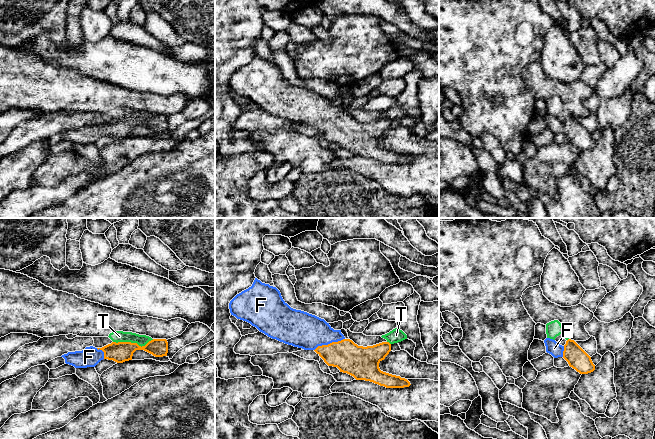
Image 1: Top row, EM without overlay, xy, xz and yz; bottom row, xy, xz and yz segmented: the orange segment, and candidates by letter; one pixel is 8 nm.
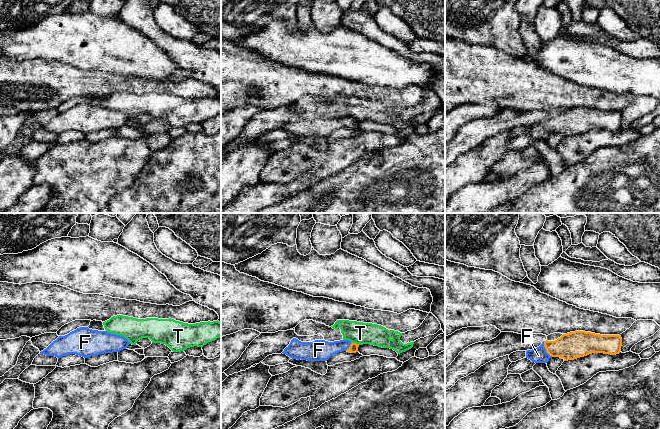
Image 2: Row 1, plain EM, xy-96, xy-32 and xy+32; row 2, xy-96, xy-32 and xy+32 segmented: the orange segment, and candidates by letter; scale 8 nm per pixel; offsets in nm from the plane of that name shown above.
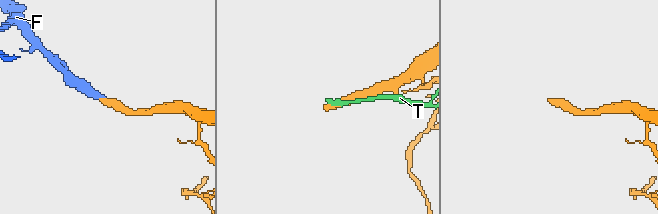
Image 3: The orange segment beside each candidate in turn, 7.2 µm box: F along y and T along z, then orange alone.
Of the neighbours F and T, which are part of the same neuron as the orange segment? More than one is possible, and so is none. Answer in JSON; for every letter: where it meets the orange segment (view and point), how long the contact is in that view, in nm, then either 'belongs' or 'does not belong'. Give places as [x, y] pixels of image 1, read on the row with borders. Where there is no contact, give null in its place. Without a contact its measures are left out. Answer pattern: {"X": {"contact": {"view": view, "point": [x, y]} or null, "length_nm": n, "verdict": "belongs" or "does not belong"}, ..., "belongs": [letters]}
{"F": {"contact": {"view": "xz", "point": [330, 343]}, "length_nm": 260, "verdict": "belongs"}, "T": {"contact": {"view": "xy", "point": [133, 343]}, "length_nm": 320, "verdict": "does not belong"}, "belongs": ["F"]}

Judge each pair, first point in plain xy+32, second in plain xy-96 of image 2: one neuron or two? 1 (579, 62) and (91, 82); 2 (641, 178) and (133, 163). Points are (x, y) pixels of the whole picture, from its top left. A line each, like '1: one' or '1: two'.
1: two
2: two

